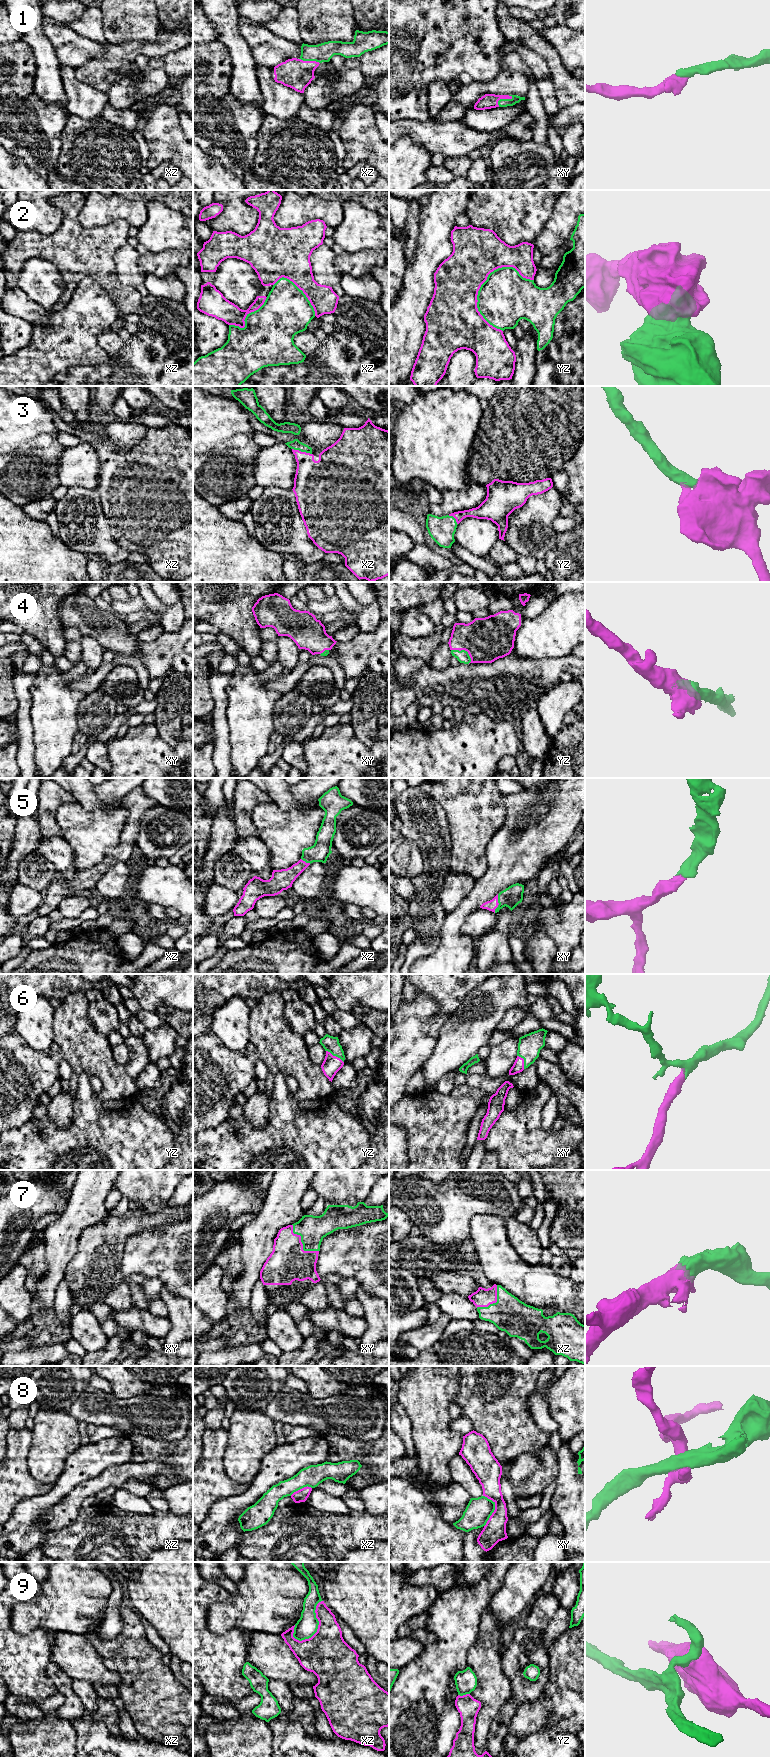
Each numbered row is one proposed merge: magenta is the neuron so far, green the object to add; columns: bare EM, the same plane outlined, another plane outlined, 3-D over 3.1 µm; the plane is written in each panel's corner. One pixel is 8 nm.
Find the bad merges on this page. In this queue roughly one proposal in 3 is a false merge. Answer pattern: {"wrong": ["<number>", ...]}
{"wrong": ["2", "8", "9"]}

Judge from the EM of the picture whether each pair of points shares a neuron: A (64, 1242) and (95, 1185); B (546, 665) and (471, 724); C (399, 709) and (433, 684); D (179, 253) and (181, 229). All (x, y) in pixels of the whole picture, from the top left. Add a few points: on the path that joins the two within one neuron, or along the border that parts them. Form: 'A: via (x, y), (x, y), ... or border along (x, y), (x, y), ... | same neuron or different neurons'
A: via (67, 1228), (85, 1208), (87, 1199) | same neuron
B: border along (483, 711), (487, 711), (490, 714) | different neurons
C: border along (399, 686), (410, 688), (415, 693), (415, 701) | different neurons
D: border along (182, 247), (174, 247), (157, 253) | different neurons

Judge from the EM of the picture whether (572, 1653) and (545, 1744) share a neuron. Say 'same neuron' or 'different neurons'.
different neurons

